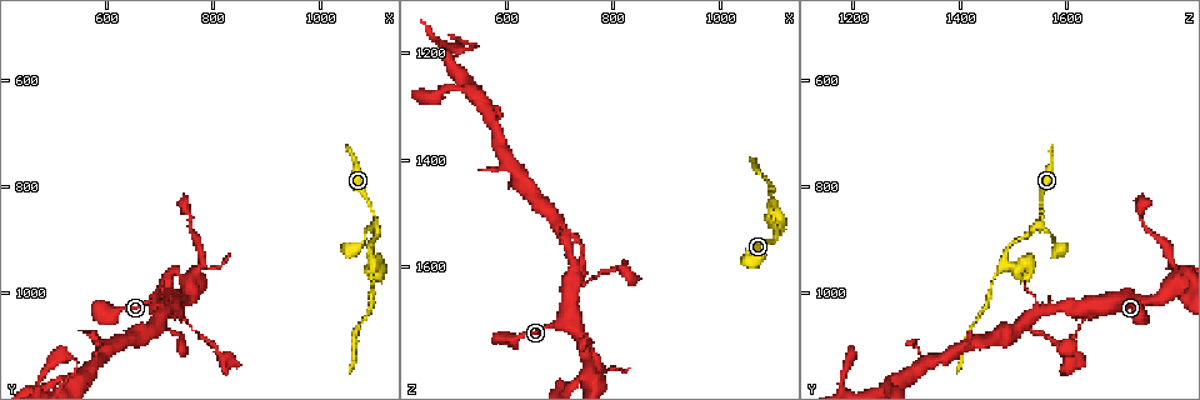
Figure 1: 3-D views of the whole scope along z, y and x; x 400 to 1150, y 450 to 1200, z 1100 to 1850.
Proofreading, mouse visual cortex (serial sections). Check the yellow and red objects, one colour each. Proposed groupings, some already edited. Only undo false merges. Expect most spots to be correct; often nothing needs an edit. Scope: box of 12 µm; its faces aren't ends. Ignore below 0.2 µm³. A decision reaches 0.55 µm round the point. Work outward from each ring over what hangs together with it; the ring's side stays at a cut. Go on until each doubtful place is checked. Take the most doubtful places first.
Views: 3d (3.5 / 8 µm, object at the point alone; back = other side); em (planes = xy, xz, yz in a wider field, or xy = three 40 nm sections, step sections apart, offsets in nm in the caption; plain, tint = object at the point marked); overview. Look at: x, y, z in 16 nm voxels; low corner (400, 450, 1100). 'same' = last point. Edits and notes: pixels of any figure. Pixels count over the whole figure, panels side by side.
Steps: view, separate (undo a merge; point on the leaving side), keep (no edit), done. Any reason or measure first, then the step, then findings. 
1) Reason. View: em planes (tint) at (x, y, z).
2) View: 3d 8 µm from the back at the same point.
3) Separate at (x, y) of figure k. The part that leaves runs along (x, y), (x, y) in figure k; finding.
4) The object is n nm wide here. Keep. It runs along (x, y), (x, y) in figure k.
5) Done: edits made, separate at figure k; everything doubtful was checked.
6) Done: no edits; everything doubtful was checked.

A narrow waist. View: 3d 3.5 µm from the back at (1100, 850, 1560).

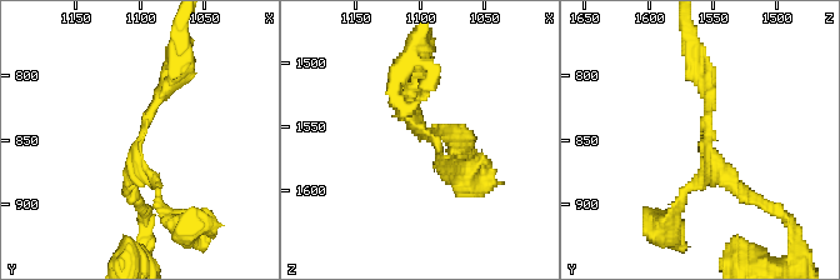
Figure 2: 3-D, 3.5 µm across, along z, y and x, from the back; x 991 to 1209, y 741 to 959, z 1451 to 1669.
Need the tissue. View: em xy step 5 (tint) at (1096, 848, 1556).

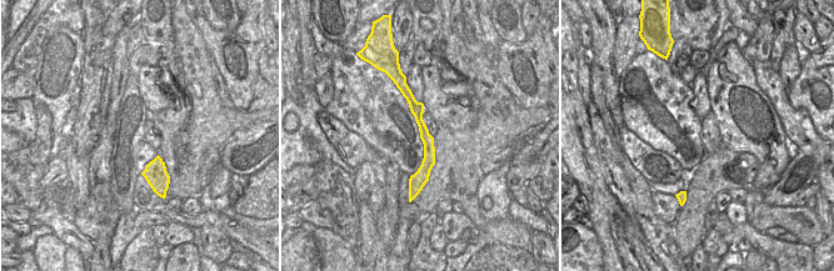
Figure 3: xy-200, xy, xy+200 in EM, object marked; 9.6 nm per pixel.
Keep. It runs along (695, 64), (708, 83), (708, 155), (749, 198) in figure 2; all the same cell.

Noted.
Calibre changes. View: 3d 3.5 µm at (1095, 915, 1490).

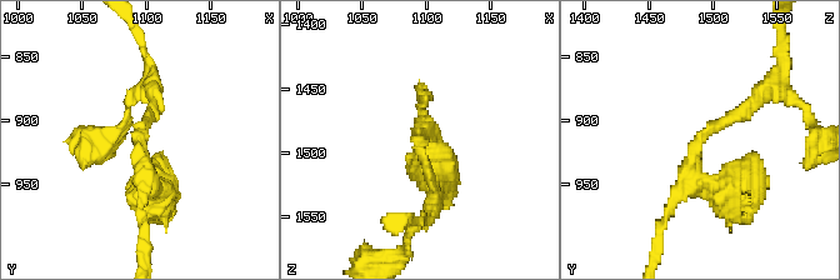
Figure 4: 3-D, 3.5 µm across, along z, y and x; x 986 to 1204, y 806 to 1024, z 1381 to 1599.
Now the EM. View: em xy step 2 (tint) at (1094, 918, 1488).

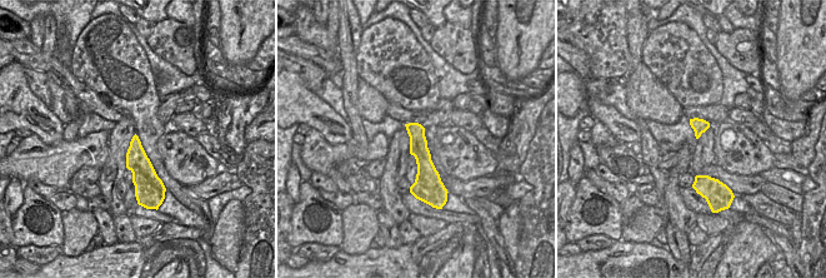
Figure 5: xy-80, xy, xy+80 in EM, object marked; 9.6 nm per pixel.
Another direction. View: em xy step 3 (tint) at the same point.

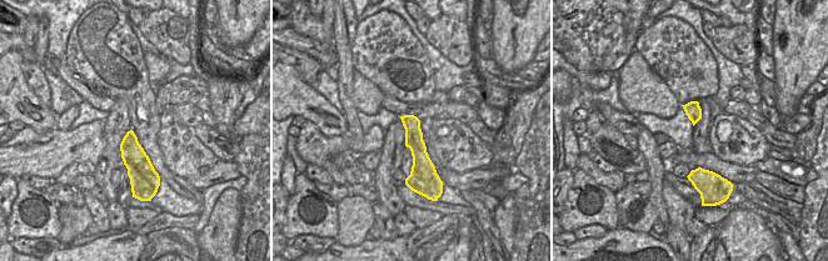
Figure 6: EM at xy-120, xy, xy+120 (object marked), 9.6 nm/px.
Keep. It runs along (761, 95), (698, 141), (689, 180), (724, 188) in figure 4; one cell here.

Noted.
Sharp bend. View: 3d 3.5 µm at (535, 1115, 1190).

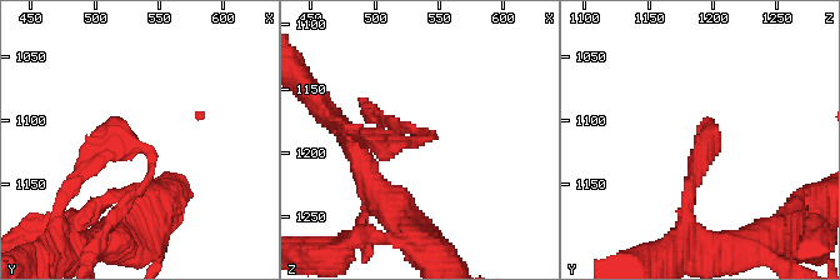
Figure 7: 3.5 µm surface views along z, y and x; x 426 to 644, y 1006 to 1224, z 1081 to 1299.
The arms are 100, 200 nm wide. View: em xy step 5 (tint) at (530, 1118, 1190).

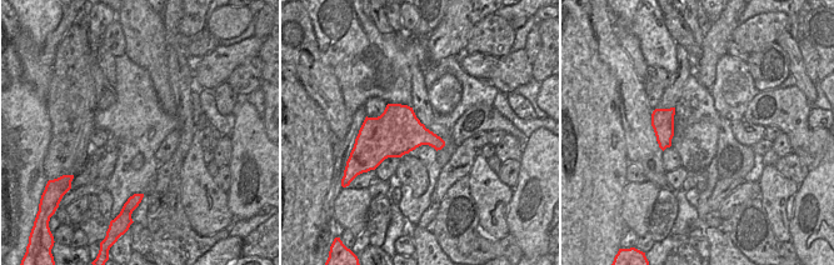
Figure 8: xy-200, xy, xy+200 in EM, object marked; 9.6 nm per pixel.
Keep. One cell here.

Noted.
Done: no edits; everything doubtful was checked.

